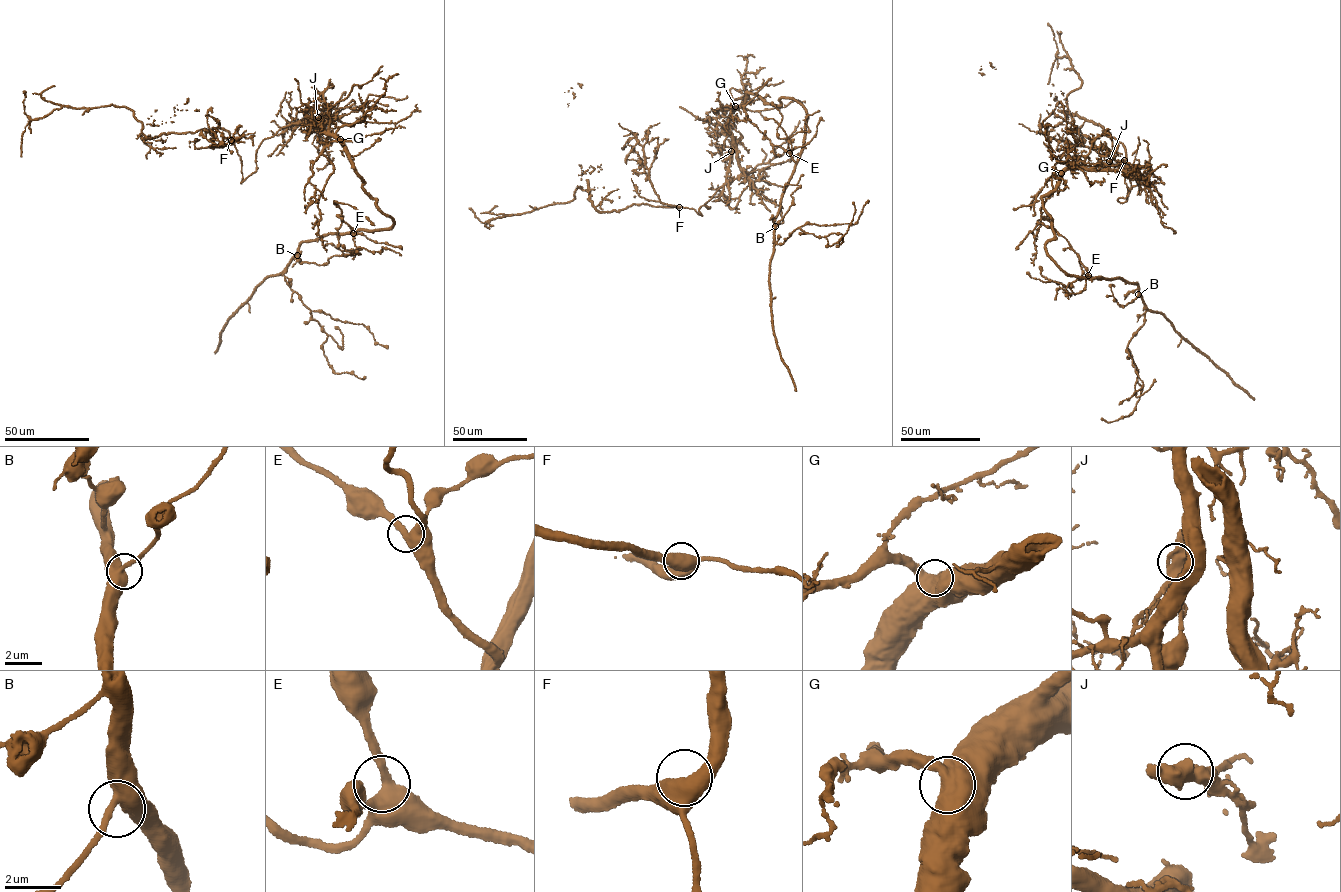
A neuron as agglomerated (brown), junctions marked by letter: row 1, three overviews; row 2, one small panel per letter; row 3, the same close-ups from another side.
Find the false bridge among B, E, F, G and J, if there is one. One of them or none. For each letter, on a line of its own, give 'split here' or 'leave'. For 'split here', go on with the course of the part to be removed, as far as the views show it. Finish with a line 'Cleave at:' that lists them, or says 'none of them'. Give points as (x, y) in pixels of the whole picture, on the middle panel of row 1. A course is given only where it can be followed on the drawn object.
B: leave
E: leave
F: leave
G: leave
J: split here; foreign part runs (731, 151), (725, 184), (701, 216), (642, 204), (599, 212), (580, 186), (569, 201), (487, 220), (489, 228)
Cleave at: J

